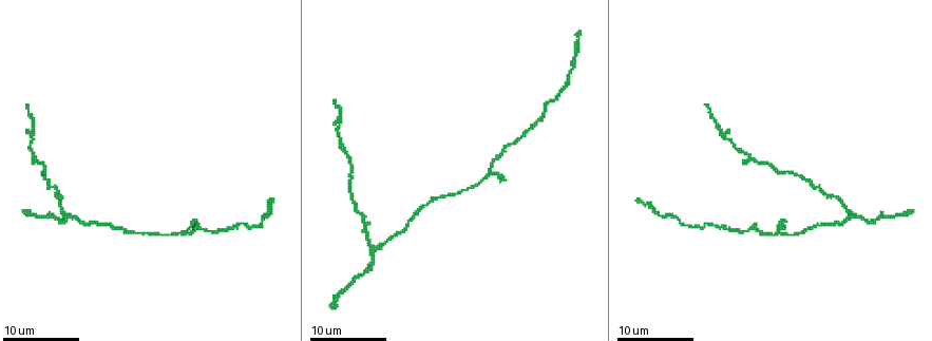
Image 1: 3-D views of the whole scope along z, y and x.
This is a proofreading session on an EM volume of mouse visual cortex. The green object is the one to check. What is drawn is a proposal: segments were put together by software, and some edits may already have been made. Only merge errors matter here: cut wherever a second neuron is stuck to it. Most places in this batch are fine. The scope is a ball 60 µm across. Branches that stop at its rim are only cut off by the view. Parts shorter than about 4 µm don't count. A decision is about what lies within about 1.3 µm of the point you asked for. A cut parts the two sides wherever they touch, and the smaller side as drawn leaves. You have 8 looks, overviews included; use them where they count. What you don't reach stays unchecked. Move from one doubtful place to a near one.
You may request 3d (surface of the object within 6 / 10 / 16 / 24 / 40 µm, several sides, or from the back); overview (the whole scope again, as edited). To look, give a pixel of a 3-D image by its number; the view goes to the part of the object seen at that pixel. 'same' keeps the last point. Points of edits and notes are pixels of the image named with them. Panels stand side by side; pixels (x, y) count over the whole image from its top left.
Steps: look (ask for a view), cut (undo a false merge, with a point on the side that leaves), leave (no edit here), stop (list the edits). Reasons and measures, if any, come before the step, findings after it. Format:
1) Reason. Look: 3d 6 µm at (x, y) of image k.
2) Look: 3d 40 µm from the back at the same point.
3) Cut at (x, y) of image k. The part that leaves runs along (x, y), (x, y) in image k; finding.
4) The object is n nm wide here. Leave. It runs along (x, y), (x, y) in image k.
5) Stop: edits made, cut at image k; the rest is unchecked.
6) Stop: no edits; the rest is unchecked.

Look: 3d 16 µm at (113, 228) of image 1.

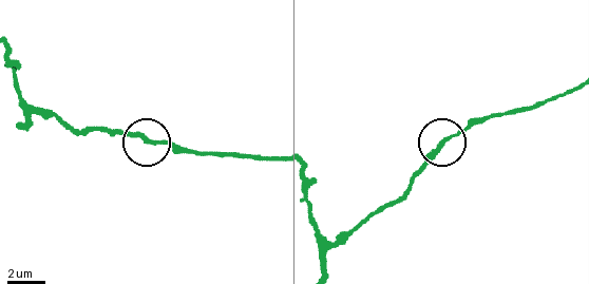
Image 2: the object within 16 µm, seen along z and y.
The object is 190 nm wide here. Leave. Continuous, no second neuron.

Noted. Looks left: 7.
Calibre changes. Look: 3d 10 µm at (849, 217) of image 1.

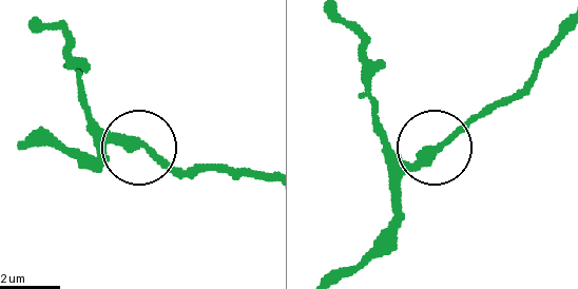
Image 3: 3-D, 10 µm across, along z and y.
Look: 3d 10 µm from the back at (143, 145) of image 3.

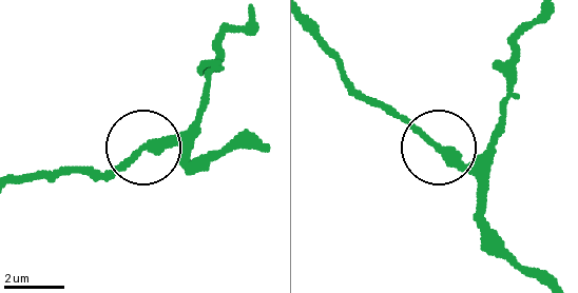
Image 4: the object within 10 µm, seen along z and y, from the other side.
Leave. It runs along (14, 179), (112, 172), (200, 129) in image 4; continuous, no second neuron.

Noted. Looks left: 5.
Sudden change in width. Look: 3d 10 µm at (346, 154) of image 1.

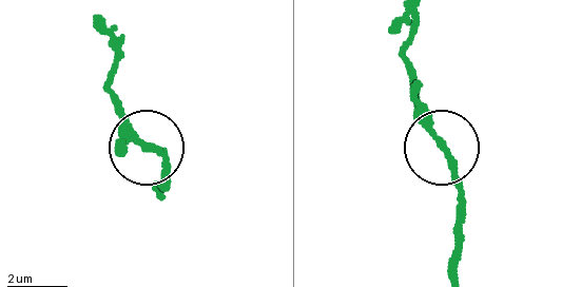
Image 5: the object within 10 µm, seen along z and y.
The object is 220 nm wide here. Leave. It runs along (163, 195), (160, 160), (120, 110) in image 5; continuous, no second neuron.

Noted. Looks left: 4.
Side arm on a straight run. Look: 3d 10 µm at (338, 121) of image 1.

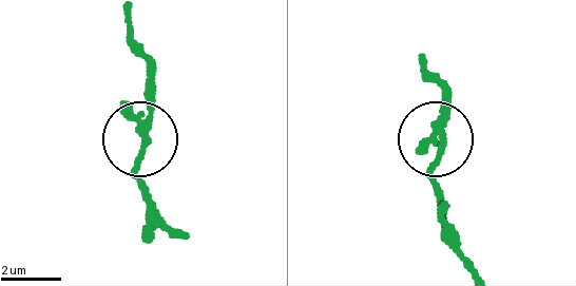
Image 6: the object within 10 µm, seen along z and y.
Look: 3d 10 µm from the back at (439, 143) of image 6.

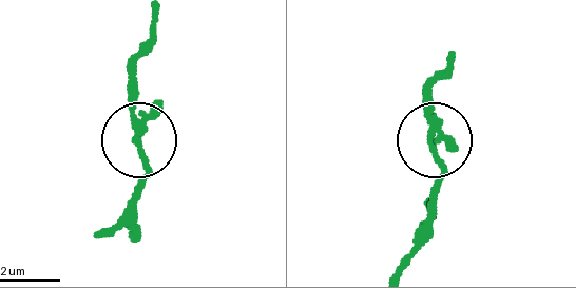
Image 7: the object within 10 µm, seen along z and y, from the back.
3 arms meet here. Leave. It runs along (398, 269), (430, 216), (440, 171), (433, 90) in image 7; continuous, no second neuron.

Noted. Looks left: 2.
Stop: no edits; the rest is unchecked.

